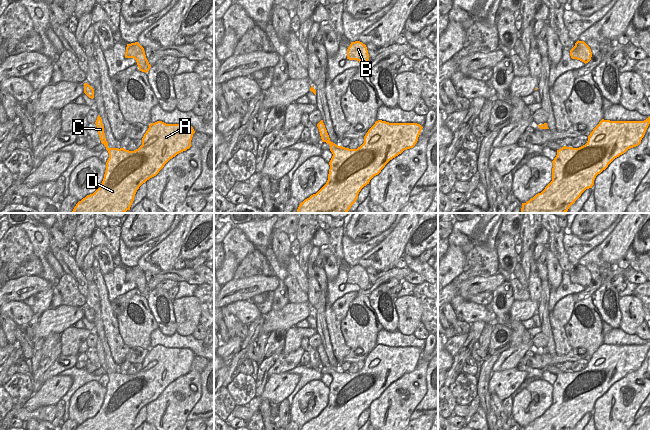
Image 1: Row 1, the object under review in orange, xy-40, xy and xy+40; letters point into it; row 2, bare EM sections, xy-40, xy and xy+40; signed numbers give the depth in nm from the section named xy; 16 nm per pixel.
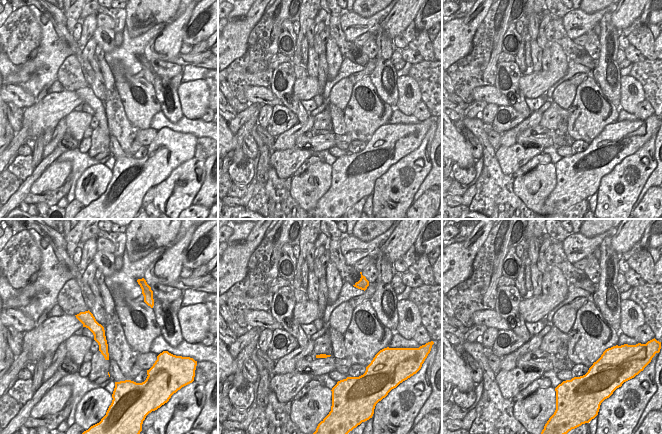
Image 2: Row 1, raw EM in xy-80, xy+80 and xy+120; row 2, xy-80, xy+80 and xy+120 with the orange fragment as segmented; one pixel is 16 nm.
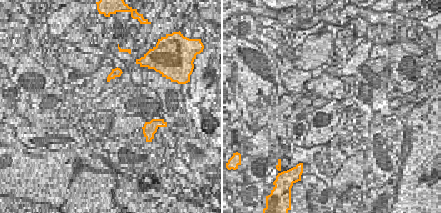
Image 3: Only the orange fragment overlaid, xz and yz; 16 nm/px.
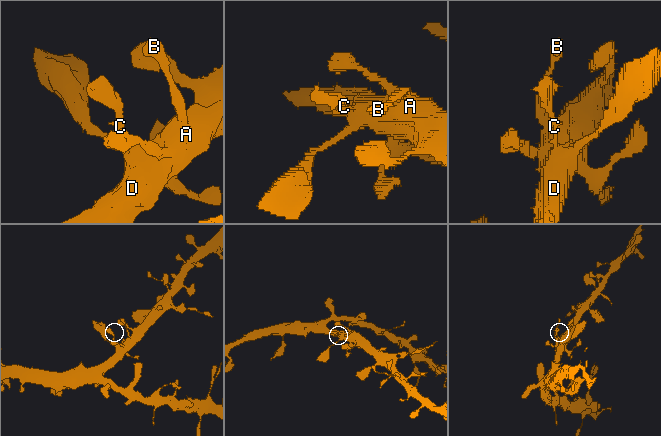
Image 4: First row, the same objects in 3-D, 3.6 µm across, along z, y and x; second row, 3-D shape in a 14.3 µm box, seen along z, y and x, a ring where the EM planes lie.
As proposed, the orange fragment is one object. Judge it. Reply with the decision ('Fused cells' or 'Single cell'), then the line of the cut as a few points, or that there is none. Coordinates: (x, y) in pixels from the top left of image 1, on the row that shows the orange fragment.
Single cell. No split.

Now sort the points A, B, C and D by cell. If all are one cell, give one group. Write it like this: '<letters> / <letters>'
A B C D

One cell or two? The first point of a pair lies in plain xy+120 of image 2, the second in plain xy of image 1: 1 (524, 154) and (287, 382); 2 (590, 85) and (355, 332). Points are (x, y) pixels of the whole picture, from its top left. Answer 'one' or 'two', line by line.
1: one
2: one

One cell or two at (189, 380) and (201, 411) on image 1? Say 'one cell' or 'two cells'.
two cells

